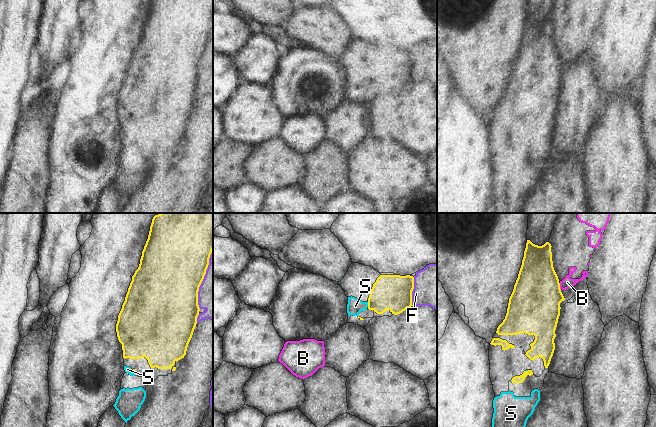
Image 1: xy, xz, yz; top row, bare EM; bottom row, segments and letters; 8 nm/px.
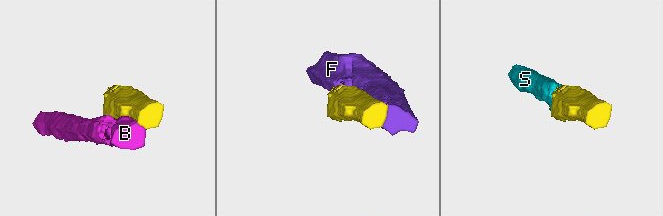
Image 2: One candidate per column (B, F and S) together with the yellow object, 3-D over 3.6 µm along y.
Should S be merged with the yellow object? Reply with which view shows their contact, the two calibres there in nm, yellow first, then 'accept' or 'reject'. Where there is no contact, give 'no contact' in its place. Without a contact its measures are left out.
xz | 280/120 nm | accept

